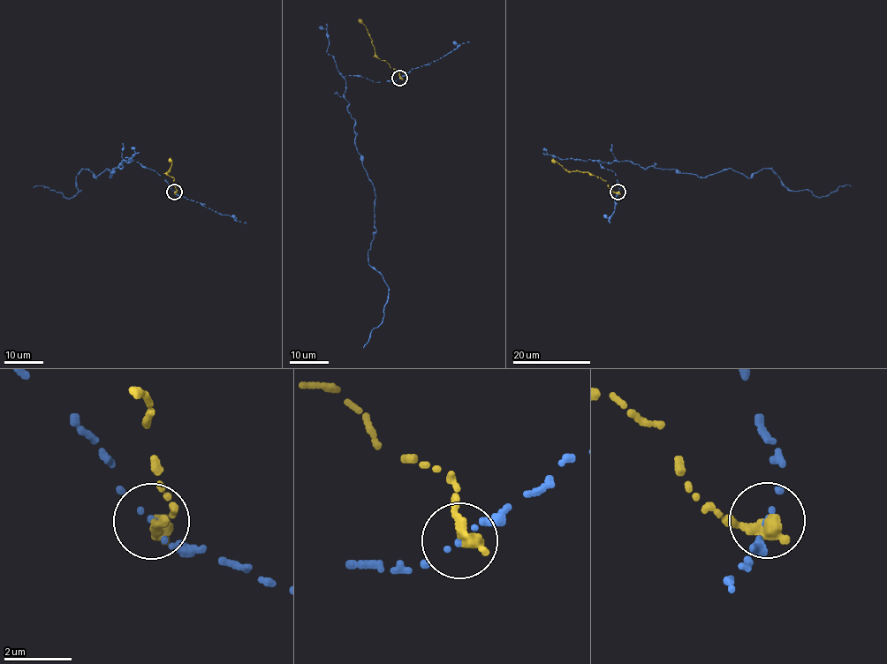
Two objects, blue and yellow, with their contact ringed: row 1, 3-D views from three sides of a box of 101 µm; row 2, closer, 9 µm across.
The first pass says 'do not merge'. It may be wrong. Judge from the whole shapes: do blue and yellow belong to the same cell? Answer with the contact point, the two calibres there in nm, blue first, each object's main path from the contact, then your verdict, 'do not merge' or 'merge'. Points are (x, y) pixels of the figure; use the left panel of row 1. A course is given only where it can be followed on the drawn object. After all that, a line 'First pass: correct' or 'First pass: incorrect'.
at (174, 192); 160 nm thick on the blue side, 480 nm on the other; blue runs (174, 192), (132, 160), (111, 177), (108, 169), (96, 178), (81, 169), (80, 190), (68, 199), (33, 187); yellow runs (174, 192), (177, 191), (174, 178), (167, 173), (172, 162), (170, 158); do not merge
First pass: correct

